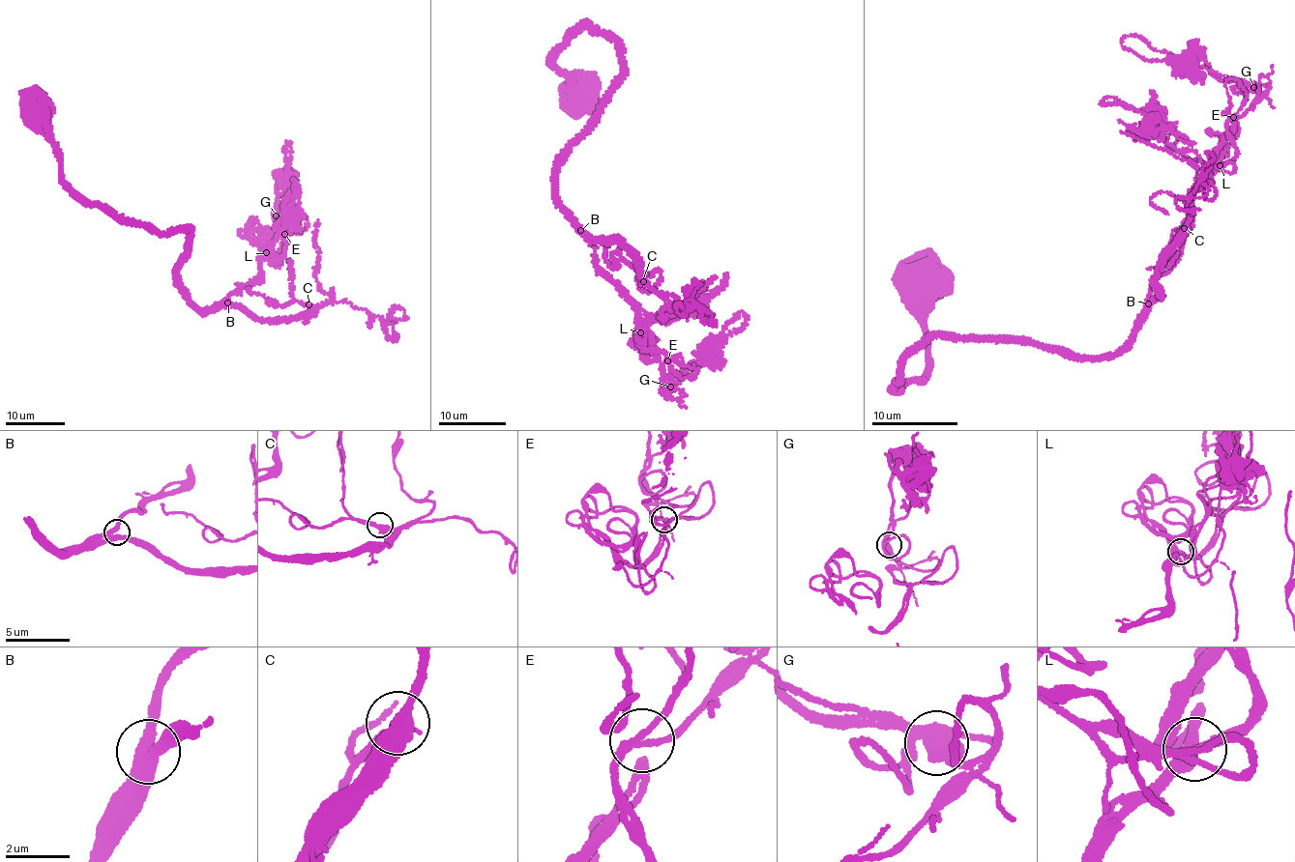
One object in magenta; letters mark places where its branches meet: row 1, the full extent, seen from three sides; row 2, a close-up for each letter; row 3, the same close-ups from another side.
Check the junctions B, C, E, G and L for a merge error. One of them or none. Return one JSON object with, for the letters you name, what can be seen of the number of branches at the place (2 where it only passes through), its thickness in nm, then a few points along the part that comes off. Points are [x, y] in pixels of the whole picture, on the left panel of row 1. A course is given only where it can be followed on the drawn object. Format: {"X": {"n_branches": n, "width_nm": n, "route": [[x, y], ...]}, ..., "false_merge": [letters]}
{"false_merge": []}

